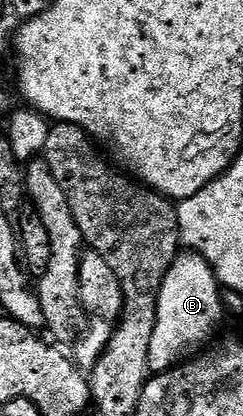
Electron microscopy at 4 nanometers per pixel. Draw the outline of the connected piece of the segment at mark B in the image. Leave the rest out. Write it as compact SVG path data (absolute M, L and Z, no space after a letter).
M190 251L176 257L159 292L157 327L149 347L151 373L165 373L184 361L190 361L212 340L211 332L218 327L222 317L225 317L223 294L209 262Z

